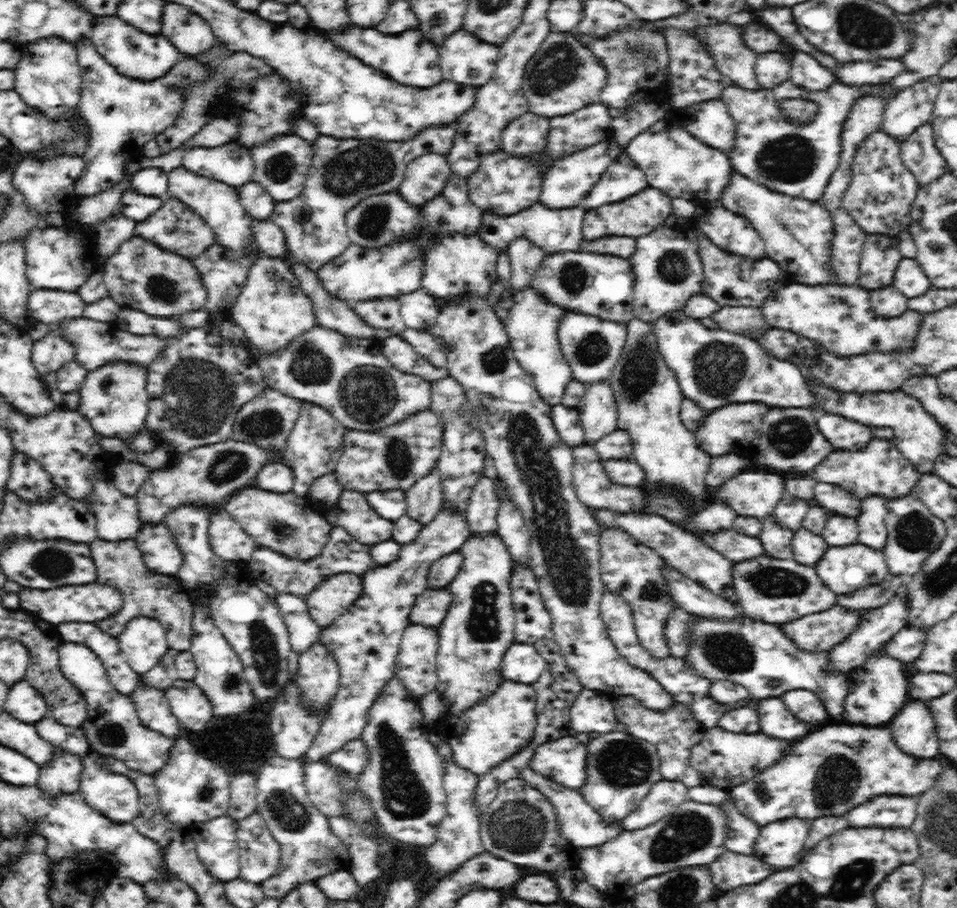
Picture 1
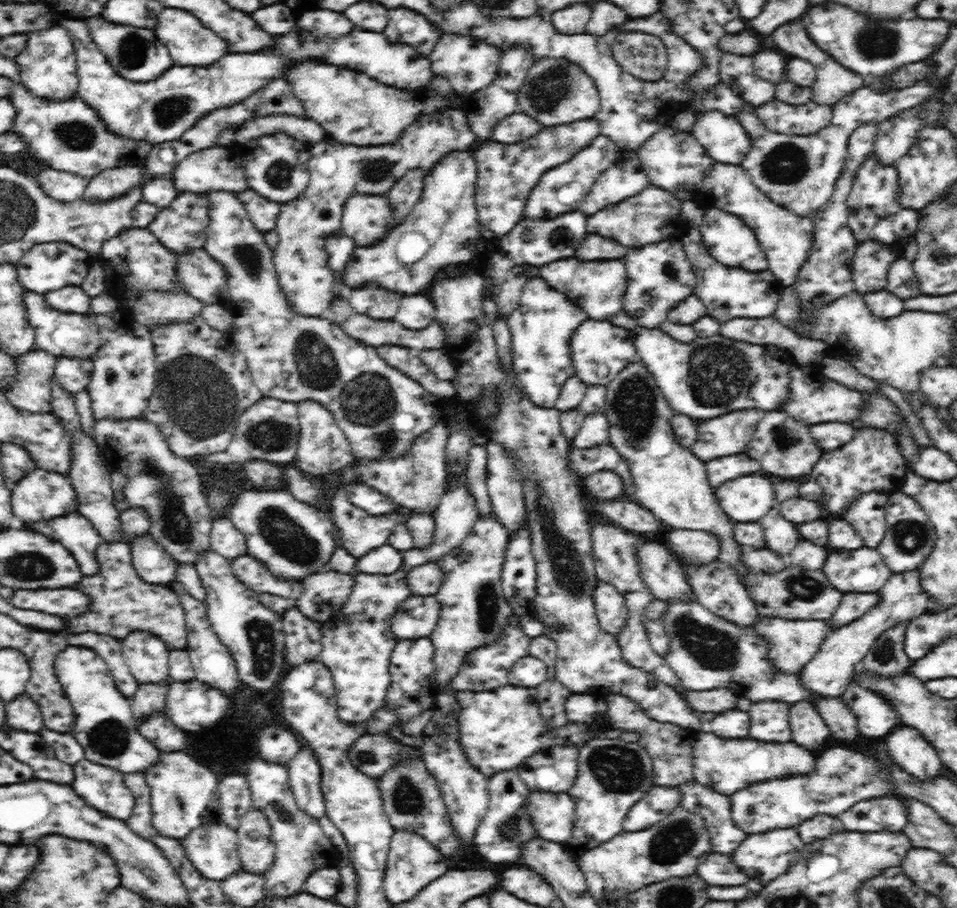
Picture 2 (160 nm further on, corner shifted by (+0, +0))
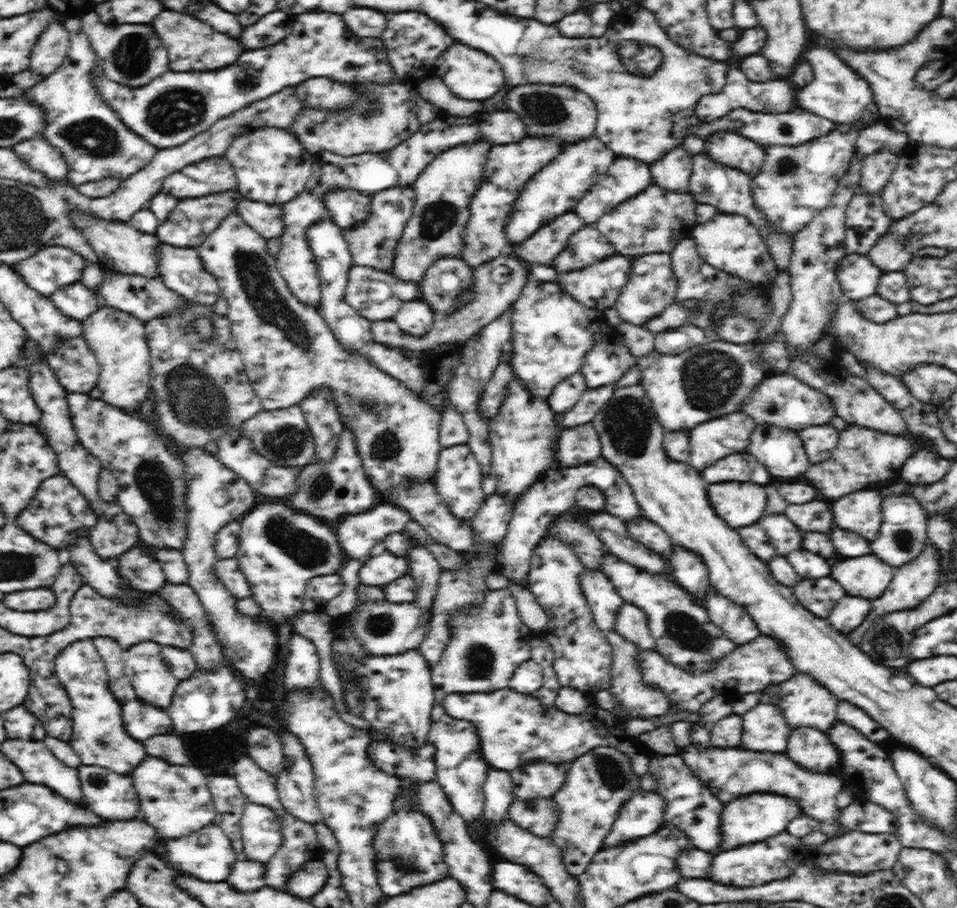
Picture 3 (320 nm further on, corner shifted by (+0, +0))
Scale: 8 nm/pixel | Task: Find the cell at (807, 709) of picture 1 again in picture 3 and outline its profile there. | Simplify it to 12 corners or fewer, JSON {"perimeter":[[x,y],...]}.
{"perimeter":[[794,729],[786,755],[812,773],[832,774],[841,756],[826,733]]}

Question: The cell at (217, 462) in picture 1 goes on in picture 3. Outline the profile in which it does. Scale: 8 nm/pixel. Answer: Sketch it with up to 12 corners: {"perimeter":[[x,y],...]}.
{"perimeter":[[102,504],[91,530],[109,561],[137,546],[139,529],[117,504]]}

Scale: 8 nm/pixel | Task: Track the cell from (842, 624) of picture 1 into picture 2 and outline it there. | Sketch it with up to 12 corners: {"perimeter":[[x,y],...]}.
{"perimeter":[[761,617],[771,667],[798,675],[819,654],[825,619]]}

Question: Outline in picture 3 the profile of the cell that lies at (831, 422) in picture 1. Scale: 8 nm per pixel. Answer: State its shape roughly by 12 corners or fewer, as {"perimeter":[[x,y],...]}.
{"perimeter":[[830,425],[798,433],[812,465],[828,460],[839,441]]}

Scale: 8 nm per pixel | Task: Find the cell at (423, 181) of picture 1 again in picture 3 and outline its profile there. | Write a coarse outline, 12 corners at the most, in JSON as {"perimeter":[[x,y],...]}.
{"perimeter":[[412,187],[370,195],[368,216],[342,228],[352,264],[391,272],[413,215]]}

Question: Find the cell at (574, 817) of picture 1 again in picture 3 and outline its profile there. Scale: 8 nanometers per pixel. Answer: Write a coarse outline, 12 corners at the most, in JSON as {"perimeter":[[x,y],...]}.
{"perimeter":[[552,798],[521,799],[508,817],[548,837],[559,822]]}

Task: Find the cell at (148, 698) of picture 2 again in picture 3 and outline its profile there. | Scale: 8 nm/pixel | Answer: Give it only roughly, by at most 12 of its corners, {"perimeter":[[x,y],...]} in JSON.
{"perimeter":[[136,698],[121,706],[124,730],[144,744],[174,734],[170,715]]}

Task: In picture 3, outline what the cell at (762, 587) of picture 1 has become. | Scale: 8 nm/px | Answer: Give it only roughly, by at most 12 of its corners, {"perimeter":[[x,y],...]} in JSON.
{"perimeter":[[832,578],[799,579],[793,594],[818,618],[847,596]]}

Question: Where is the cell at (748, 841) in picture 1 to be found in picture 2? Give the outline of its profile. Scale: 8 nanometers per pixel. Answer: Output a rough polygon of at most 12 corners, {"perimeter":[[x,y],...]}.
{"perimeter":[[696,780],[676,786],[680,806],[704,819],[712,852],[730,854],[747,834],[731,799]]}

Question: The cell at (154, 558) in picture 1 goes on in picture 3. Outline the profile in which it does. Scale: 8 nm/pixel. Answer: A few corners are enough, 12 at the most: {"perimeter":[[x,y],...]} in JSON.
{"perimeter":[[141,548],[118,558],[118,573],[136,593],[167,584],[160,564]]}

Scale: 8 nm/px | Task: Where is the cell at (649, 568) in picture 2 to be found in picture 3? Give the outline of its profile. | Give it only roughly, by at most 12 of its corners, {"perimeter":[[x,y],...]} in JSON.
{"perimeter":[[601,511],[586,524],[608,553],[650,574],[670,574],[633,540],[620,518]]}

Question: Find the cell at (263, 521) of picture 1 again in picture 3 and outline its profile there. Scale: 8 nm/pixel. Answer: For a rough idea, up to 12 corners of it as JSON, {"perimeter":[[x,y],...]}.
{"perimeter":[[255,504],[238,569],[257,616],[303,612],[312,578],[336,574],[336,534],[307,512]]}

